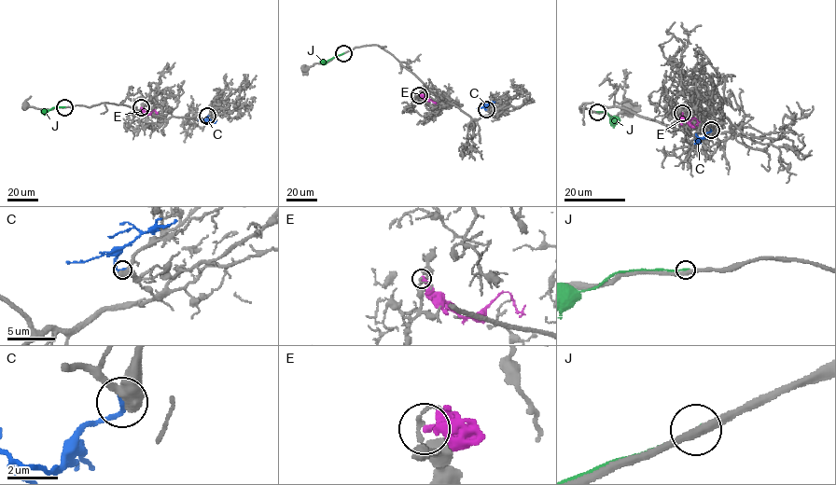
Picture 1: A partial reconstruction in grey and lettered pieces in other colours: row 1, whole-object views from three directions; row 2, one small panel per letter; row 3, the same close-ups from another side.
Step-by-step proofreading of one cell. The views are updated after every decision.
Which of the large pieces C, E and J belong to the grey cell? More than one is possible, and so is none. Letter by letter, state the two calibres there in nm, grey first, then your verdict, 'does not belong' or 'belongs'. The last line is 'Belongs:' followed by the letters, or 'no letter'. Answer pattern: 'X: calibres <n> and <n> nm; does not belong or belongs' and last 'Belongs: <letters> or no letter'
C: calibres 500 and 200 nm; belongs
E: calibres 140 and 280 nm; does not belong
J: calibres 360 and 160 nm; does not belong
Belongs: C

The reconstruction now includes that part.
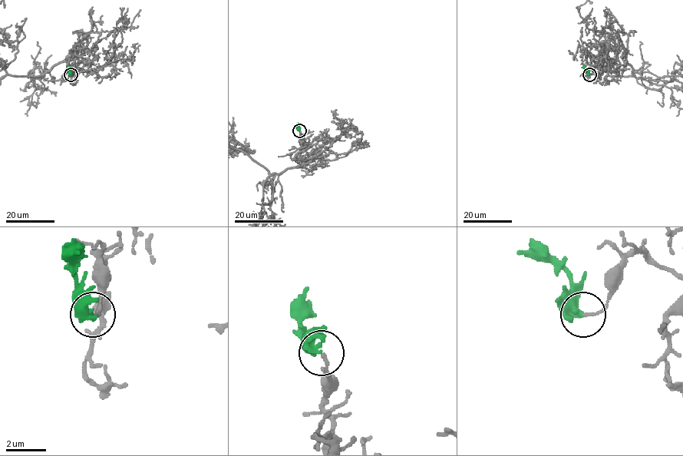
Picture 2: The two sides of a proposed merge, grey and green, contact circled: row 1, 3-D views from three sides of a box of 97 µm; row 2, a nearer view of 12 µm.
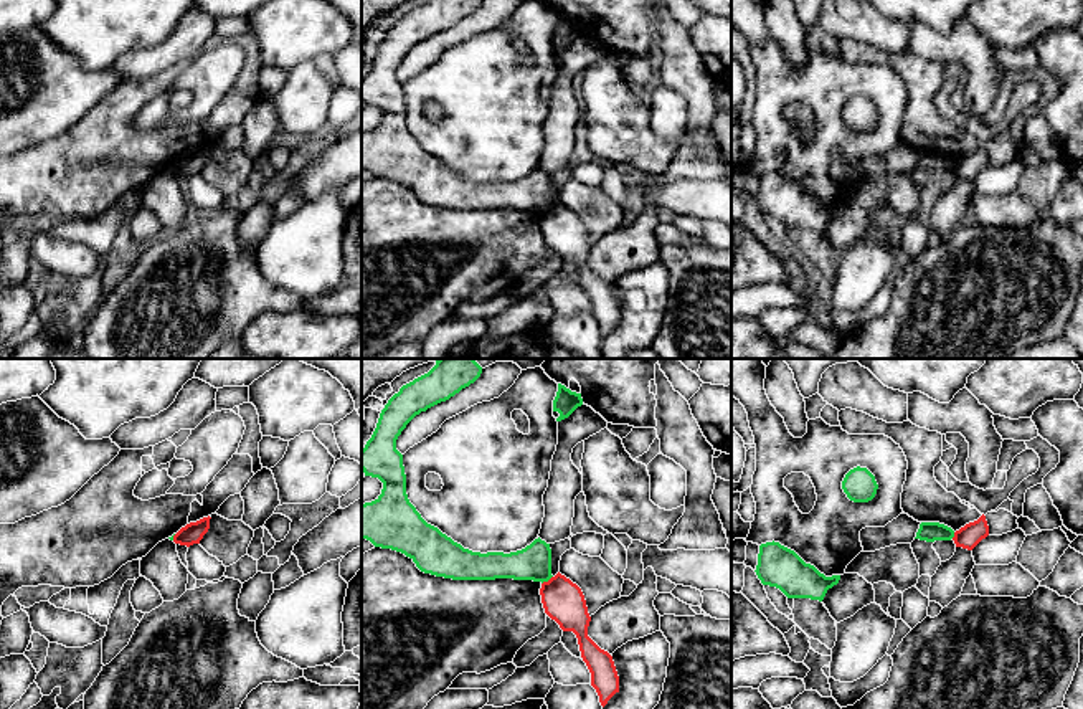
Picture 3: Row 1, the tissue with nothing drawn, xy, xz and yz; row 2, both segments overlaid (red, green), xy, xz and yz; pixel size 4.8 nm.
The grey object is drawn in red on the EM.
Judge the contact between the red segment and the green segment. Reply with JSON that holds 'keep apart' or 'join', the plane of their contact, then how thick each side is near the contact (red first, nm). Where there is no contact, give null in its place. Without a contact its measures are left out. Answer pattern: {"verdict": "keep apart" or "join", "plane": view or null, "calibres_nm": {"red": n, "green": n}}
{"verdict": "keep apart", "plane": "xz", "calibres_nm": {"red": 200, "green": 170}}

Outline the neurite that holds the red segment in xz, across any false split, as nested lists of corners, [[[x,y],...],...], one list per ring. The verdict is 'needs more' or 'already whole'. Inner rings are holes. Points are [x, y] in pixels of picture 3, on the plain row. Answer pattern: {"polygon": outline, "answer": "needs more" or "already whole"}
{"polygon": [[[560,202],[540,218],[545,243],[555,250],[563,261],[573,261],[578,268],[581,288],[591,302],[591,316],[604,337],[619,322],[619,306],[612,286],[601,279],[589,266],[591,246],[581,218]]], "answer": "already whole"}

